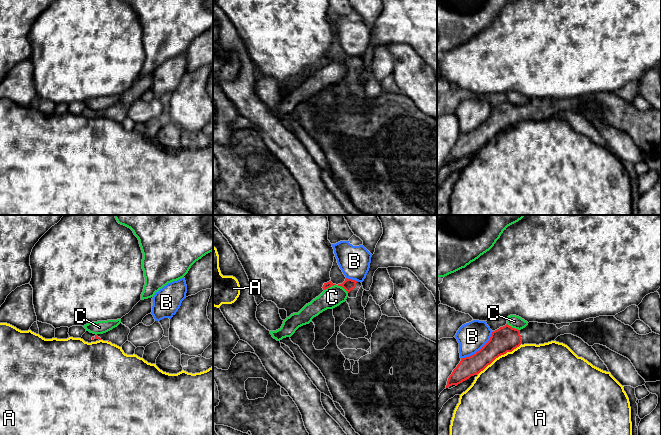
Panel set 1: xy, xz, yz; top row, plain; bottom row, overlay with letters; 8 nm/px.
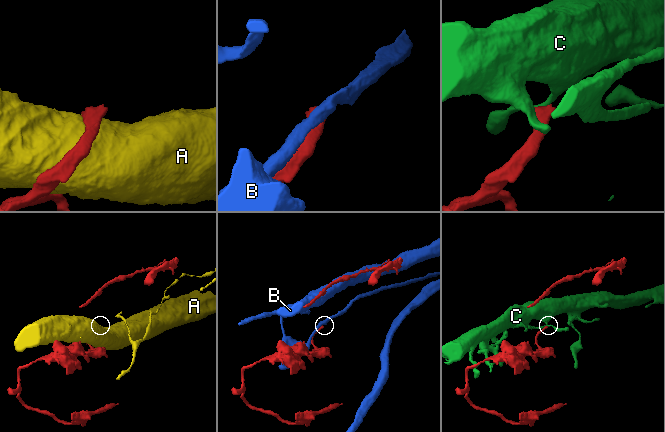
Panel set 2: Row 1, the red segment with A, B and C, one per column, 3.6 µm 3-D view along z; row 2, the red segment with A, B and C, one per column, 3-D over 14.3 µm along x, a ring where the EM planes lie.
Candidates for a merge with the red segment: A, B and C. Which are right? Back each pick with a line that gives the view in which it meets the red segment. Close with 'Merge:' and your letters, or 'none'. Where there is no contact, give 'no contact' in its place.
Merge: none

